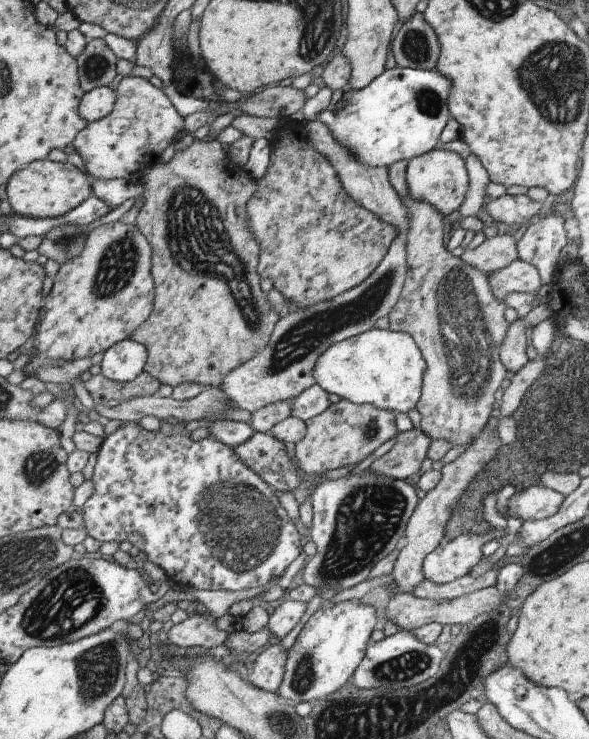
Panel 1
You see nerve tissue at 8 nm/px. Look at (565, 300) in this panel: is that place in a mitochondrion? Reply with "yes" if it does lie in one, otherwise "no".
no

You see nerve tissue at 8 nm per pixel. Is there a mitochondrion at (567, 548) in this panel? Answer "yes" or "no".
yes

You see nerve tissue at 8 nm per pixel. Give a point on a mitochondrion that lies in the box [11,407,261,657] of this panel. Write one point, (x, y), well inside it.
(70, 597)

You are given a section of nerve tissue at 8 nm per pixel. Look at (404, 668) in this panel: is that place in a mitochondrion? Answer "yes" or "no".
yes

